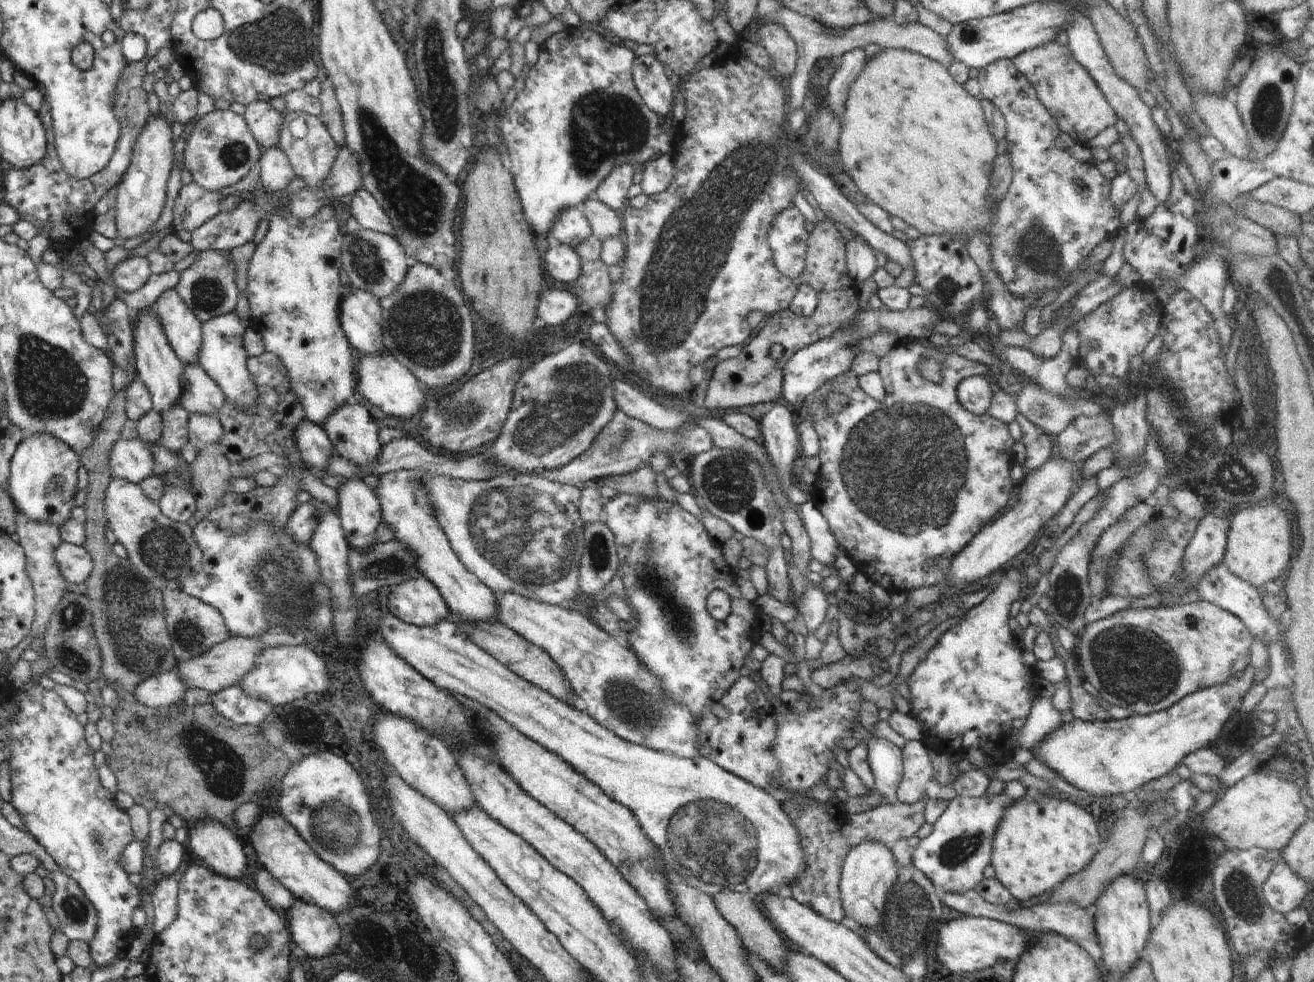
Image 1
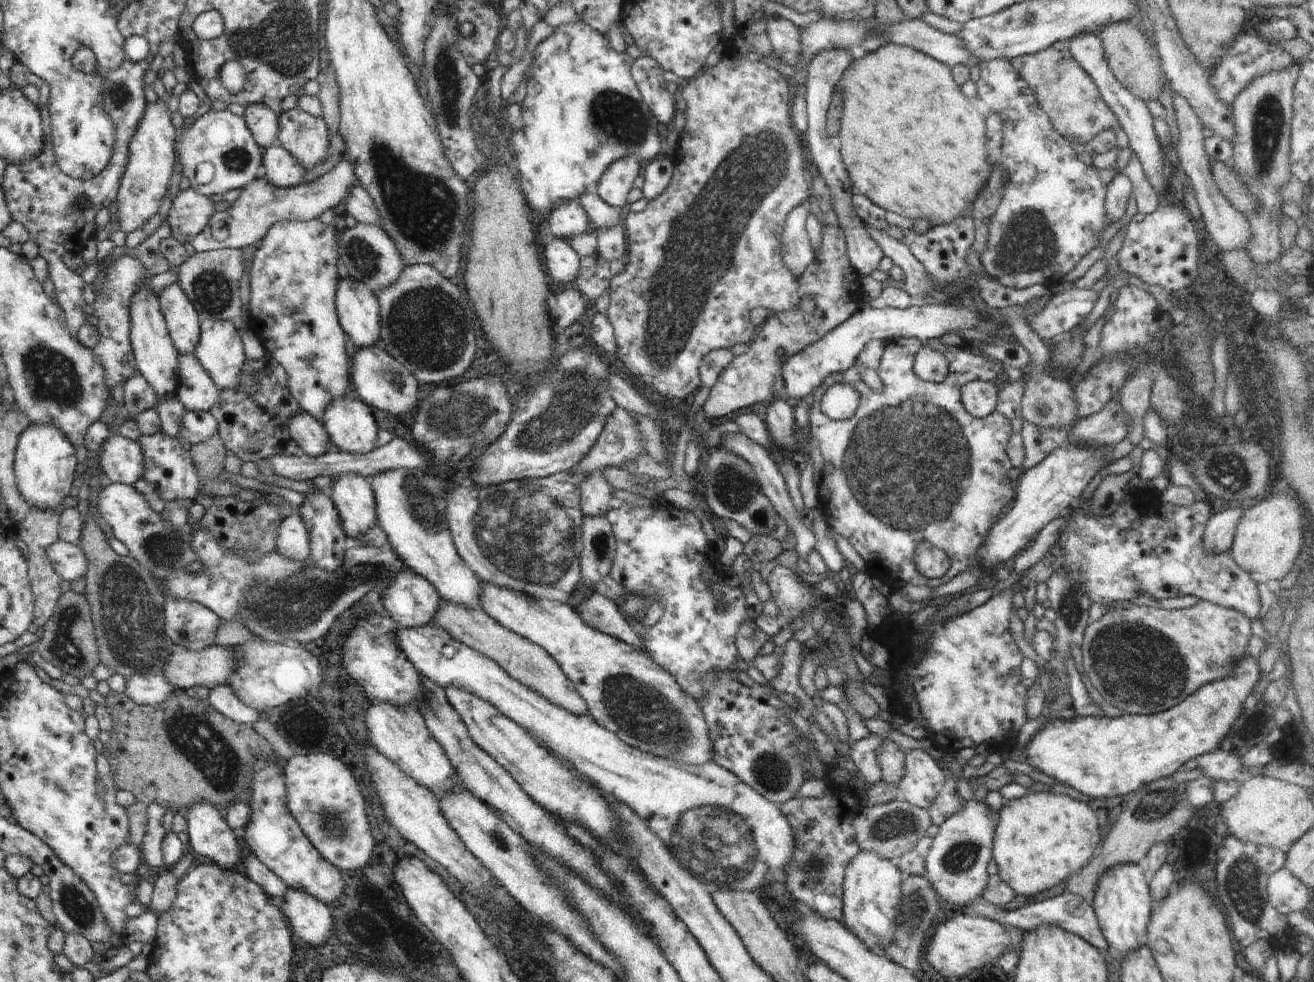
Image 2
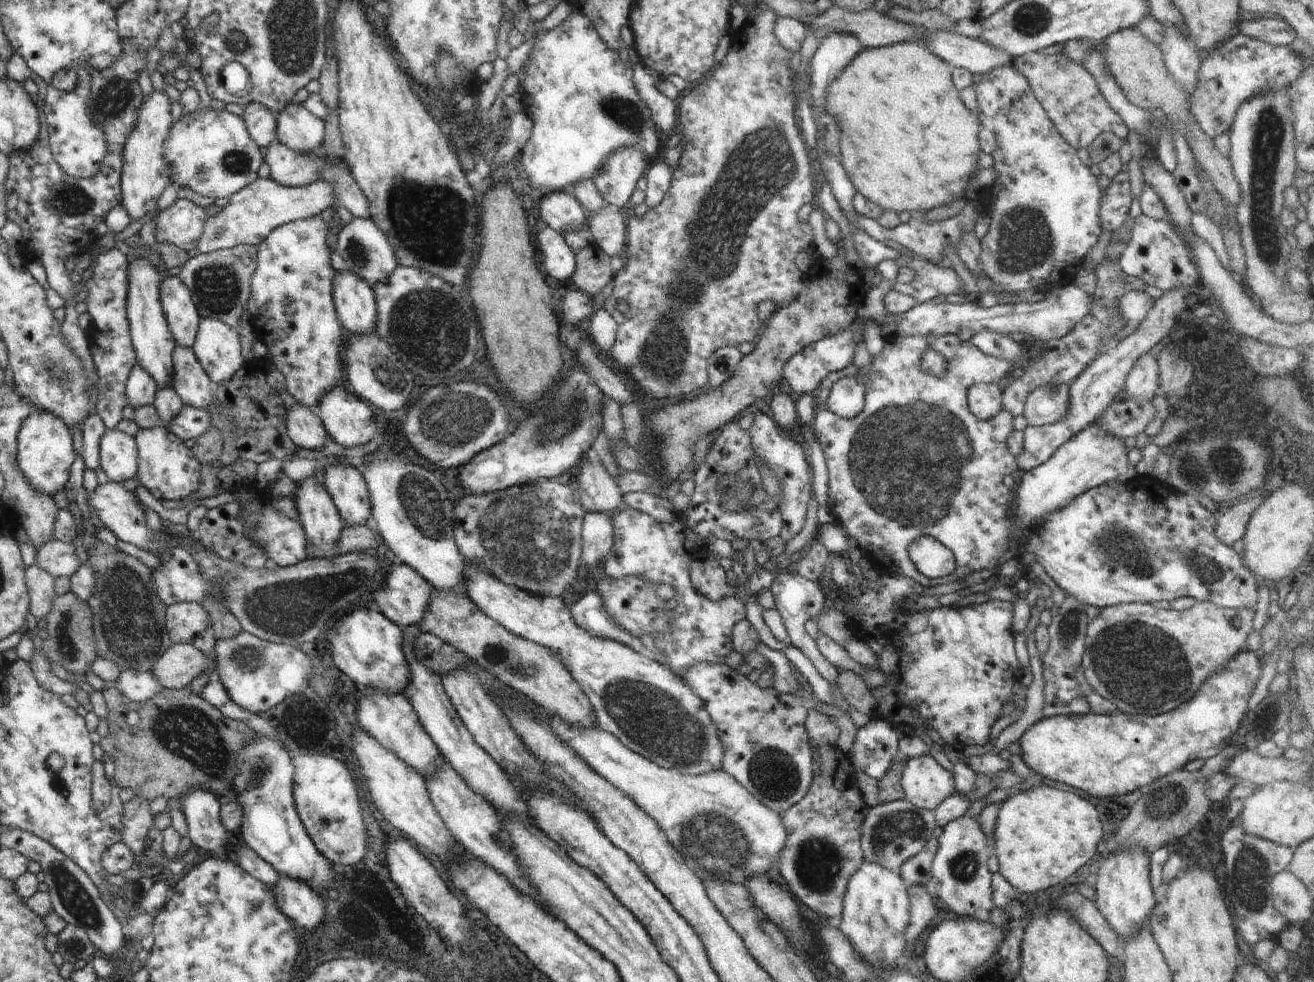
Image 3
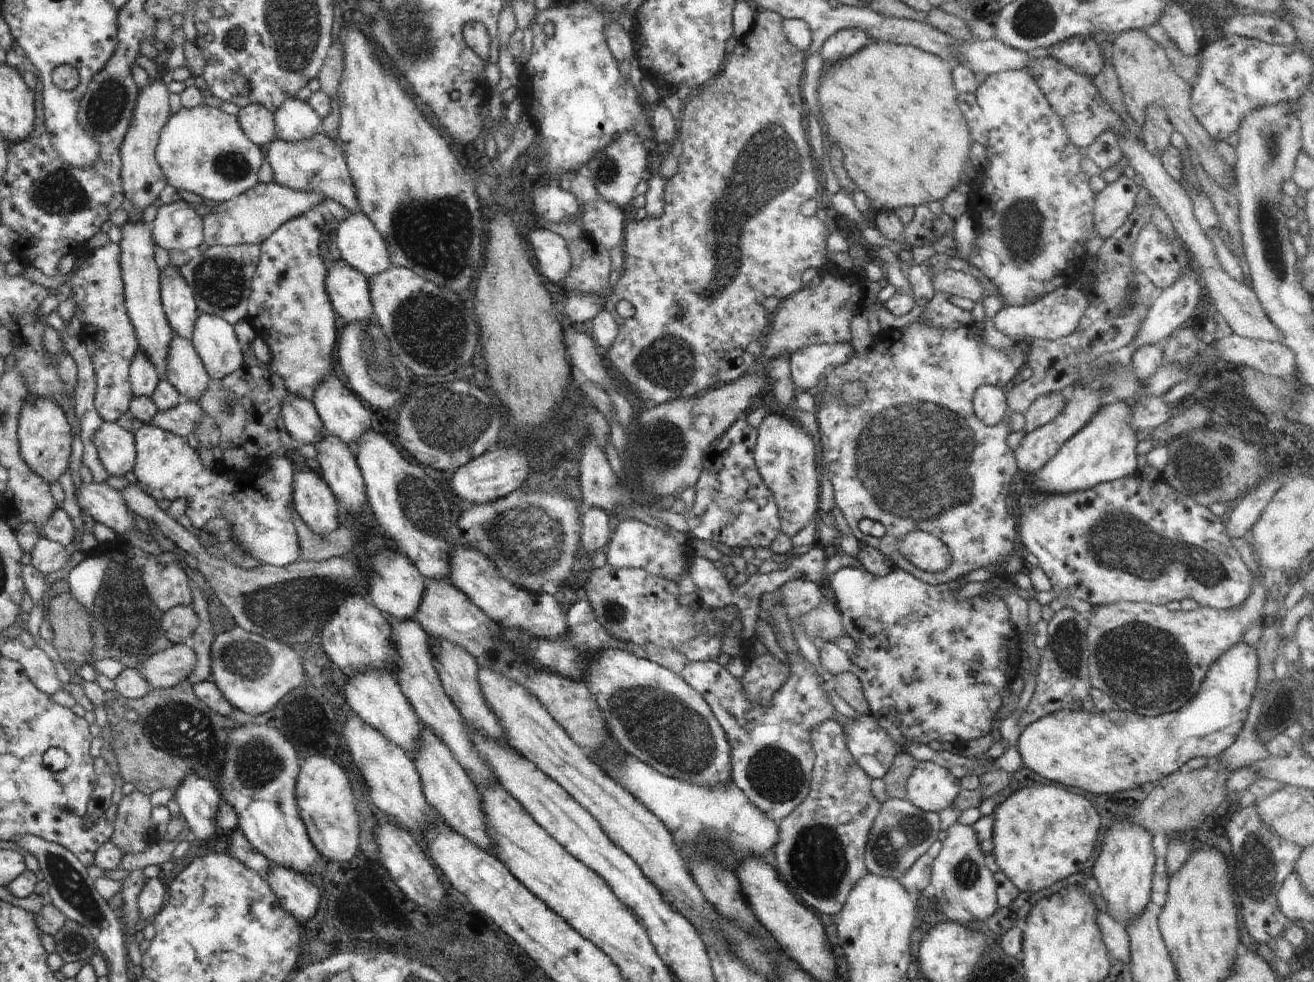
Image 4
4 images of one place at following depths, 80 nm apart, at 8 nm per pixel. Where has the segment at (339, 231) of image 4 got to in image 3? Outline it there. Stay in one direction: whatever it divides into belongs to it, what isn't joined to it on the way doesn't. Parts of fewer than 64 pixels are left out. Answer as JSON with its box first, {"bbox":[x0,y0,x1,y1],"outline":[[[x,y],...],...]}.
{"bbox":[336,218,399,286],"outline":[[[355,218],[352,222],[346,224],[341,232],[338,232],[336,251],[344,259],[346,268],[350,272],[354,272],[358,278],[368,282],[370,286],[376,286],[376,284],[384,282],[399,266],[388,238],[371,218],[368,218],[368,220]]]}

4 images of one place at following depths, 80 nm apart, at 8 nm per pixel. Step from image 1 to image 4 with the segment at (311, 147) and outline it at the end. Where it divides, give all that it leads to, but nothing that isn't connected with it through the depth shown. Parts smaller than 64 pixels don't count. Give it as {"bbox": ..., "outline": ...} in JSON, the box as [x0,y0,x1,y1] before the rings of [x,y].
{"bbox":[273,98,323,142],"outline":[[[288,98],[273,113],[277,139],[286,142],[304,142],[323,132],[323,120],[307,102]]]}

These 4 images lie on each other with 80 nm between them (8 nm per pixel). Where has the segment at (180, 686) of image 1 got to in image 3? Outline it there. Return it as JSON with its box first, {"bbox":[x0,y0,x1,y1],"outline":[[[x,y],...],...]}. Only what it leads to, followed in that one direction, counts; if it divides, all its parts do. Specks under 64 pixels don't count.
{"bbox":[115,669,164,704],"outline":[[[132,669],[121,672],[115,689],[124,694],[129,700],[144,704],[146,700],[150,700],[158,692],[162,692],[164,686],[160,686],[160,682],[148,671]]]}

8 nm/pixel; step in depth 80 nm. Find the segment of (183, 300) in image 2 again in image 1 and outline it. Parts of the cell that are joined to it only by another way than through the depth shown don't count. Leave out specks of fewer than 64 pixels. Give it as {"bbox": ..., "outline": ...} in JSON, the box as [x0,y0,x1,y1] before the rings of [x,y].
{"bbox":[153,288,203,364],"outline":[[[173,288],[163,292],[156,299],[153,309],[178,358],[184,364],[198,363],[203,335],[201,322],[177,290]]]}

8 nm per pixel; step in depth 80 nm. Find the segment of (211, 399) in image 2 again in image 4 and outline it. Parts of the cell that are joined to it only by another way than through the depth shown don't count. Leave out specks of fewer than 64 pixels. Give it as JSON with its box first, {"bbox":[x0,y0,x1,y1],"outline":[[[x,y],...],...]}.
{"bbox":[164,334,212,403],"outline":[[[176,334],[168,348],[168,368],[164,380],[173,385],[179,394],[186,396],[188,401],[192,399],[195,403],[198,402],[212,384],[205,366],[191,342],[178,338]]]}

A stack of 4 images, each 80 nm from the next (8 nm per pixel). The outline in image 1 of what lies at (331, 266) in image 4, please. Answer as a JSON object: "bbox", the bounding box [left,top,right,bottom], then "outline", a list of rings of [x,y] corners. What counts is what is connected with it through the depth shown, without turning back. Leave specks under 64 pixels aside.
{"bbox":[339,284,385,355],"outline":[[[350,284],[341,285],[339,315],[342,330],[352,347],[364,355],[385,353],[382,307],[373,294]]]}

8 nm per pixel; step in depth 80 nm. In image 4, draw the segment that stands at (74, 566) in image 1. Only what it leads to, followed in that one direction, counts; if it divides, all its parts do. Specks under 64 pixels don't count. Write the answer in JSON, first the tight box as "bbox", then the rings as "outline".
{"bbox":[30,536,72,575],"outline":[[[40,536],[35,547],[30,552],[30,565],[49,575],[63,569],[72,555],[71,549],[68,546],[63,546],[52,542],[48,538]]]}

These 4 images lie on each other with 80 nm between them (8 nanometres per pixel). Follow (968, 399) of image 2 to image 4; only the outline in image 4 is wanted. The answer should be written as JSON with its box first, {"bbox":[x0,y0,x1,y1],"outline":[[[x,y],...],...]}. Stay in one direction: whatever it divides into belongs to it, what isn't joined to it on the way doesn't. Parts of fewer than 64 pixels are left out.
{"bbox":[972,385,1010,426],"outline":[[[998,385],[978,386],[972,398],[975,417],[985,426],[996,426],[1010,413],[1006,396]]]}

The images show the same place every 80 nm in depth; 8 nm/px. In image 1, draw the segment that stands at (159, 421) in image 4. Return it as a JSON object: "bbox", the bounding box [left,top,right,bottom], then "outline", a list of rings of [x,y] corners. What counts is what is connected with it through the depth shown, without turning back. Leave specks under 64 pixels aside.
{"bbox":[187,413,224,450],"outline":[[[189,413],[187,418],[188,440],[198,450],[211,444],[219,444],[224,434],[220,421],[212,415]]]}

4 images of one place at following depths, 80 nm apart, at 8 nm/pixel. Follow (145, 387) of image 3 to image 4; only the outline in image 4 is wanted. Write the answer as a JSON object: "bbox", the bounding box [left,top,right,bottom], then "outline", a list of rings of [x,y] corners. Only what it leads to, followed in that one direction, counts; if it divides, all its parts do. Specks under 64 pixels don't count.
{"bbox":[129,349,162,398],"outline":[[[140,349],[131,361],[129,378],[133,396],[144,398],[151,398],[158,382],[162,380],[162,376],[154,370],[154,366],[148,362],[146,354],[142,354]]]}

